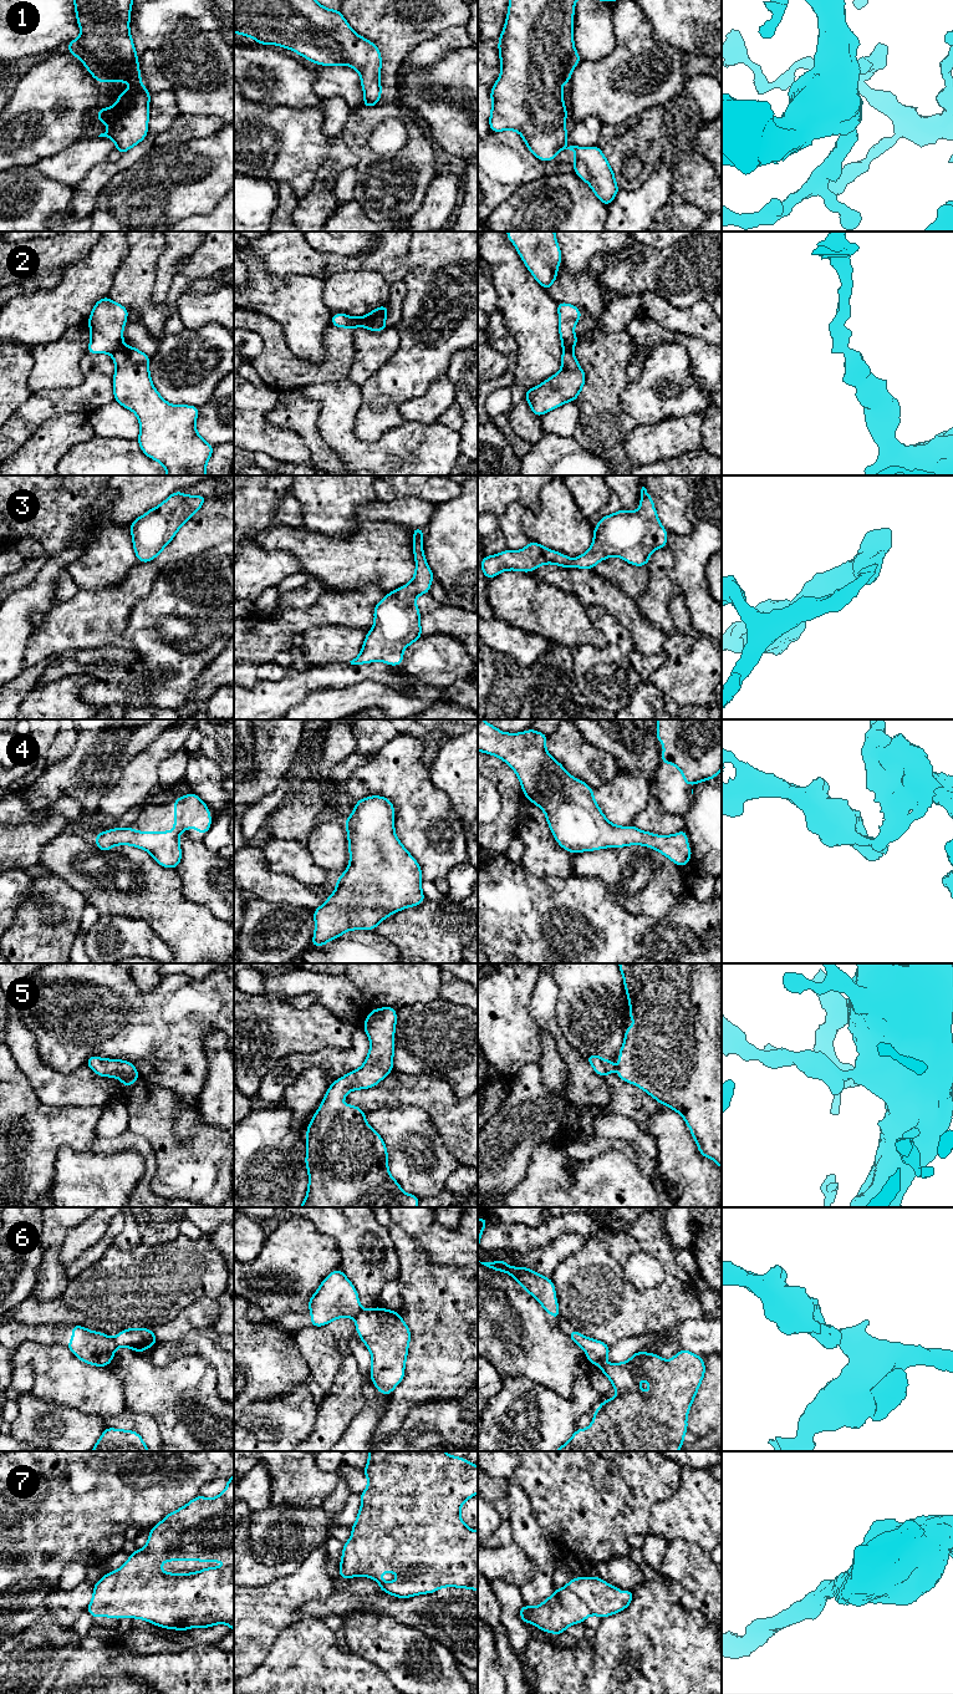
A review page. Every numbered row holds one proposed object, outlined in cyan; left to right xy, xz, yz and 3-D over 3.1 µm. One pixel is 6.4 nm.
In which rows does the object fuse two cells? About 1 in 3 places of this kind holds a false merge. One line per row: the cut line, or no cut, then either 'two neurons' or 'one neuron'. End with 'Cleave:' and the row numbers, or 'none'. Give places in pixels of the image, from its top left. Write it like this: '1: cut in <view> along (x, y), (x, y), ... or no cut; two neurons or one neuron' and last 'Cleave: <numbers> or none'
1: no cut; one neuron
2: cut in xy along (123, 345), (112, 354); two neurons
3: no cut; one neuron
4: no cut; one neuron
5: no cut; one neuron
6: cut in xy along (112, 1338), (116, 1347); two neurons
7: no cut; one neuron
Cleave: 2, 6

